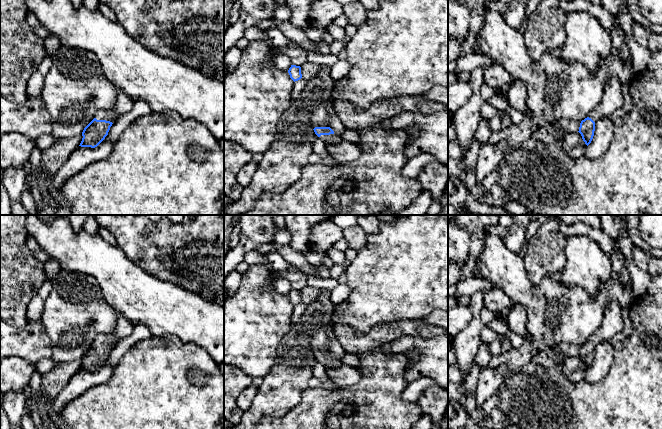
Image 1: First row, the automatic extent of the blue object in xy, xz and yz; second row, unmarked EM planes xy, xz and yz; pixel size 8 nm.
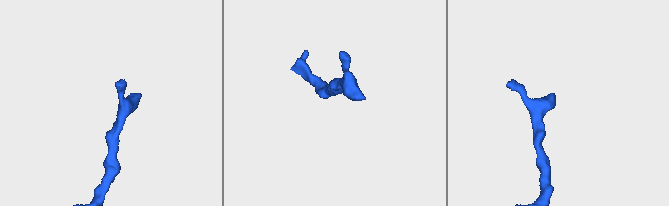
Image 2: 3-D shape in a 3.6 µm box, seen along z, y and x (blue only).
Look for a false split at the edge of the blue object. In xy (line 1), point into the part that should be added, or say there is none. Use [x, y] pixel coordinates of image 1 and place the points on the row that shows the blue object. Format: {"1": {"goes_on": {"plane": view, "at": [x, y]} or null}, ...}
{"1": {"goes_on": {"plane": "xy", "at": [110, 115]}}}

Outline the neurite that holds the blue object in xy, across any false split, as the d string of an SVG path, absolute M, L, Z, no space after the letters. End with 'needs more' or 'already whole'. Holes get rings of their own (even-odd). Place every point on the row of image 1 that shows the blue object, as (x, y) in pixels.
M115 107L108 111L98 111L95 118L84 128L79 146L97 147L108 135L110 127L117 118Z | needs more

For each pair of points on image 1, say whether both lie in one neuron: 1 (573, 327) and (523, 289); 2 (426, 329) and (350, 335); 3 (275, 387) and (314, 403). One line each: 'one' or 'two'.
1: one
2: one
3: two

